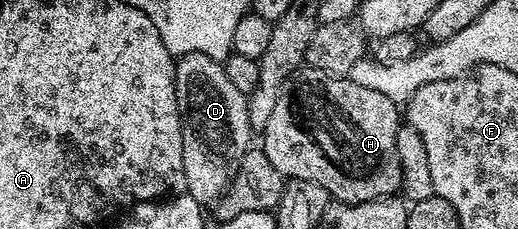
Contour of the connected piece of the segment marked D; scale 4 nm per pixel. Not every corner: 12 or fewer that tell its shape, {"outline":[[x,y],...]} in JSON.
{"outline":[[206,53],[175,60],[187,194],[215,204],[253,146],[248,100]]}

